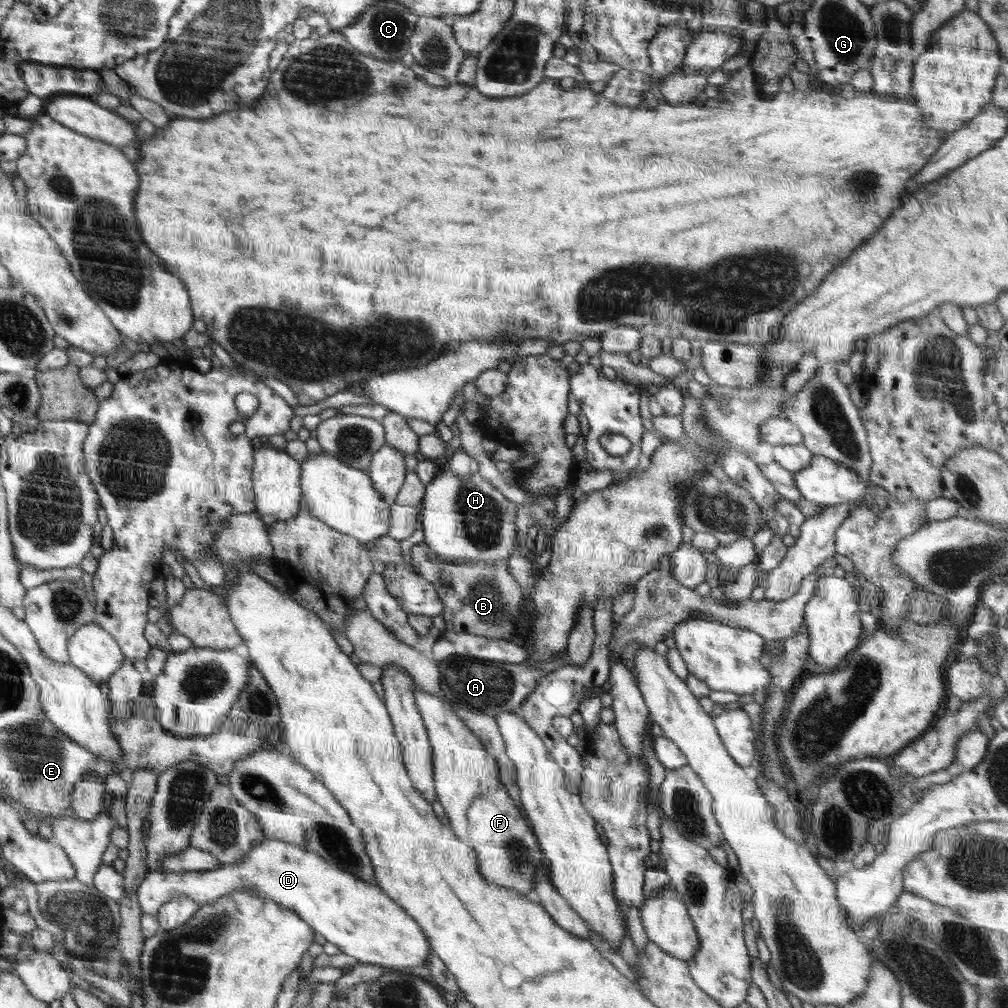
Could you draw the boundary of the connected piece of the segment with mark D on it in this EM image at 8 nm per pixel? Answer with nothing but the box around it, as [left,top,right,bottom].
[137,839,433,971]

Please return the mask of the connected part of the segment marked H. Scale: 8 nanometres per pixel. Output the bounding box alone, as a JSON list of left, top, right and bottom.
[421,471,518,564]

